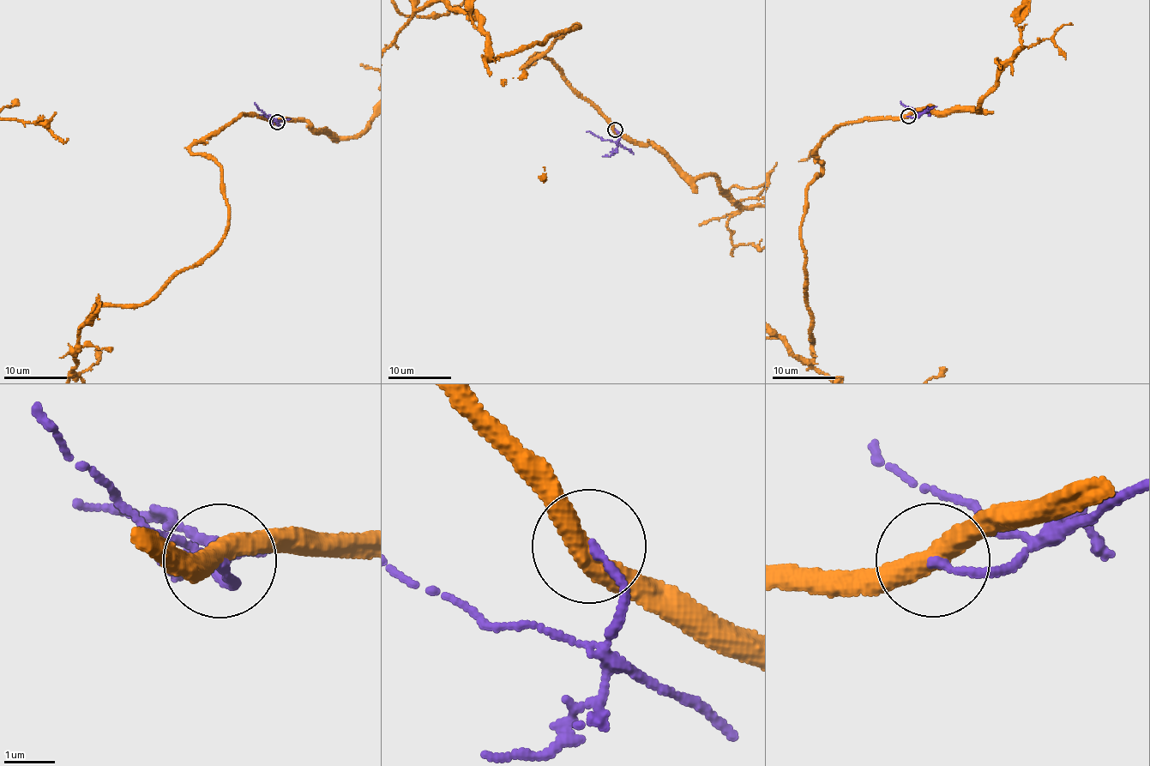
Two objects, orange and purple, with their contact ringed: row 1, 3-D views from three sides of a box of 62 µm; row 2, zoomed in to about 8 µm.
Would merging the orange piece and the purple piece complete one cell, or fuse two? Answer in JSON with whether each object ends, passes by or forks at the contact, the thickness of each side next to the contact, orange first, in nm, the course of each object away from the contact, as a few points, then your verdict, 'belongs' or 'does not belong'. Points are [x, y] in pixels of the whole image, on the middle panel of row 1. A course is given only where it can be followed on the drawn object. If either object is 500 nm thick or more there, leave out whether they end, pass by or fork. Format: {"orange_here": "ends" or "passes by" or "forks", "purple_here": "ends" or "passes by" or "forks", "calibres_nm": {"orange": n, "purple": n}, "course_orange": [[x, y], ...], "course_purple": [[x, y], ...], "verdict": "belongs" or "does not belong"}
{"orange_here": "passes by", "purple_here": "ends", "calibres_nm": {"orange": 440, "purple": 160}, "course_orange": [[615, 129], [660, 147], [692, 177], [715, 177], [727, 192], [733, 186], [749, 189]], "course_purple": [[615, 129], [620, 136], [613, 141], [587, 131]], "verdict": "does not belong"}

